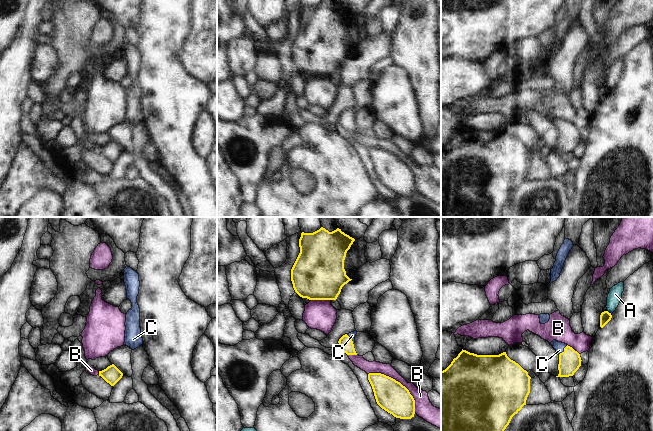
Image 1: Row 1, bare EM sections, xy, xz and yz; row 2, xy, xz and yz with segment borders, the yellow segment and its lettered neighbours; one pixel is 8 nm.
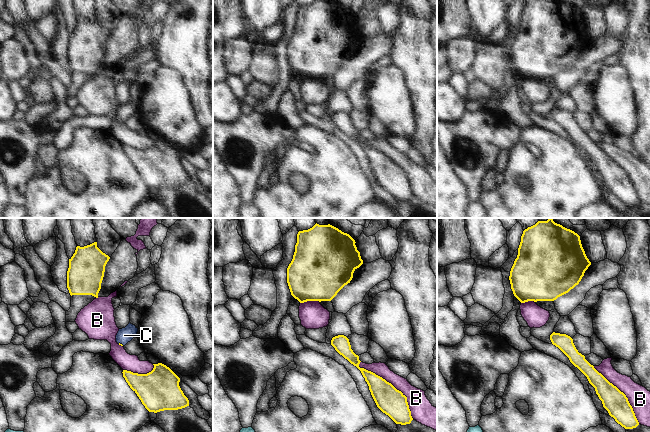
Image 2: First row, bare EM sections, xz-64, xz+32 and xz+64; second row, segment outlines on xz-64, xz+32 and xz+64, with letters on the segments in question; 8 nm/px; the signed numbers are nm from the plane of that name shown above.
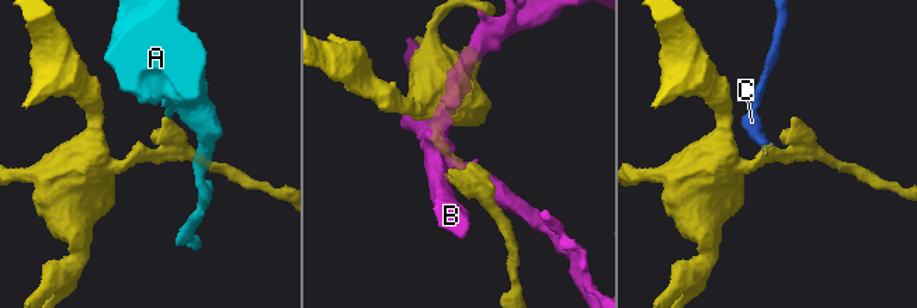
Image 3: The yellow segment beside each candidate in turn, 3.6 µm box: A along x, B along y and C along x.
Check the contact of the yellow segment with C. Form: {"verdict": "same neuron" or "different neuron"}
{"verdict": "same neuron"}

